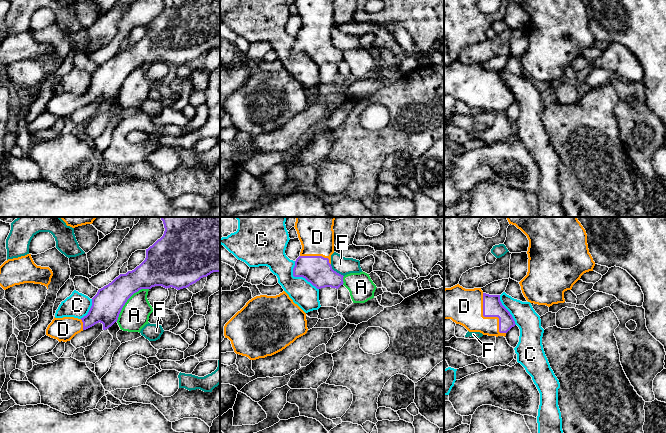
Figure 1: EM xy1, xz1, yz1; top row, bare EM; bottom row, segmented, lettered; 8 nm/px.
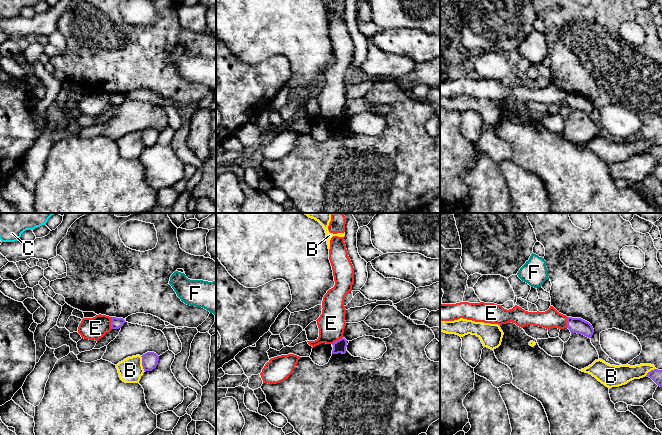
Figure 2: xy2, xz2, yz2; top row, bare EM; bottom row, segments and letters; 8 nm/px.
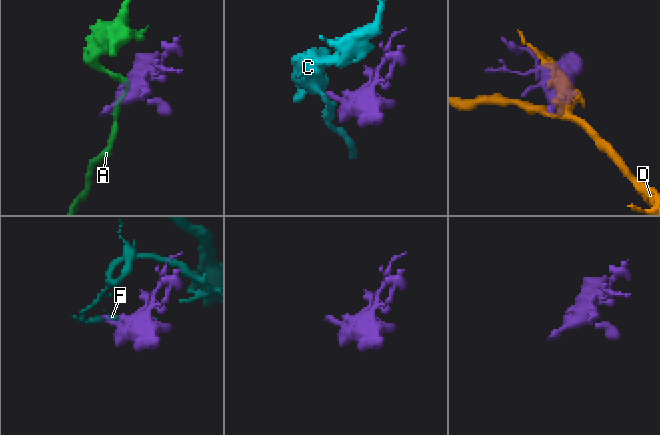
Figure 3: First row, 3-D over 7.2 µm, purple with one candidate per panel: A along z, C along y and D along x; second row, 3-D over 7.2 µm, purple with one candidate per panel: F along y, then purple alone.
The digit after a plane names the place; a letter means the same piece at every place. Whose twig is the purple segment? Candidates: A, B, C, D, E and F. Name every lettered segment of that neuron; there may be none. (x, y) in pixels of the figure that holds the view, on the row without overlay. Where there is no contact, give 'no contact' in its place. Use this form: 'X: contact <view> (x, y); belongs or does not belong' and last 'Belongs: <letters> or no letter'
A: contact xy1 (127, 75); does not belong
B: contact xy2 (142, 140); does not belong
C: contact xz1 (299, 52); does not belong
D: contact yz1 (489, 92); belongs
E: contact xy2 (111, 99); does not belong
F: contact xz1 (335, 47); does not belong
Belongs: D

